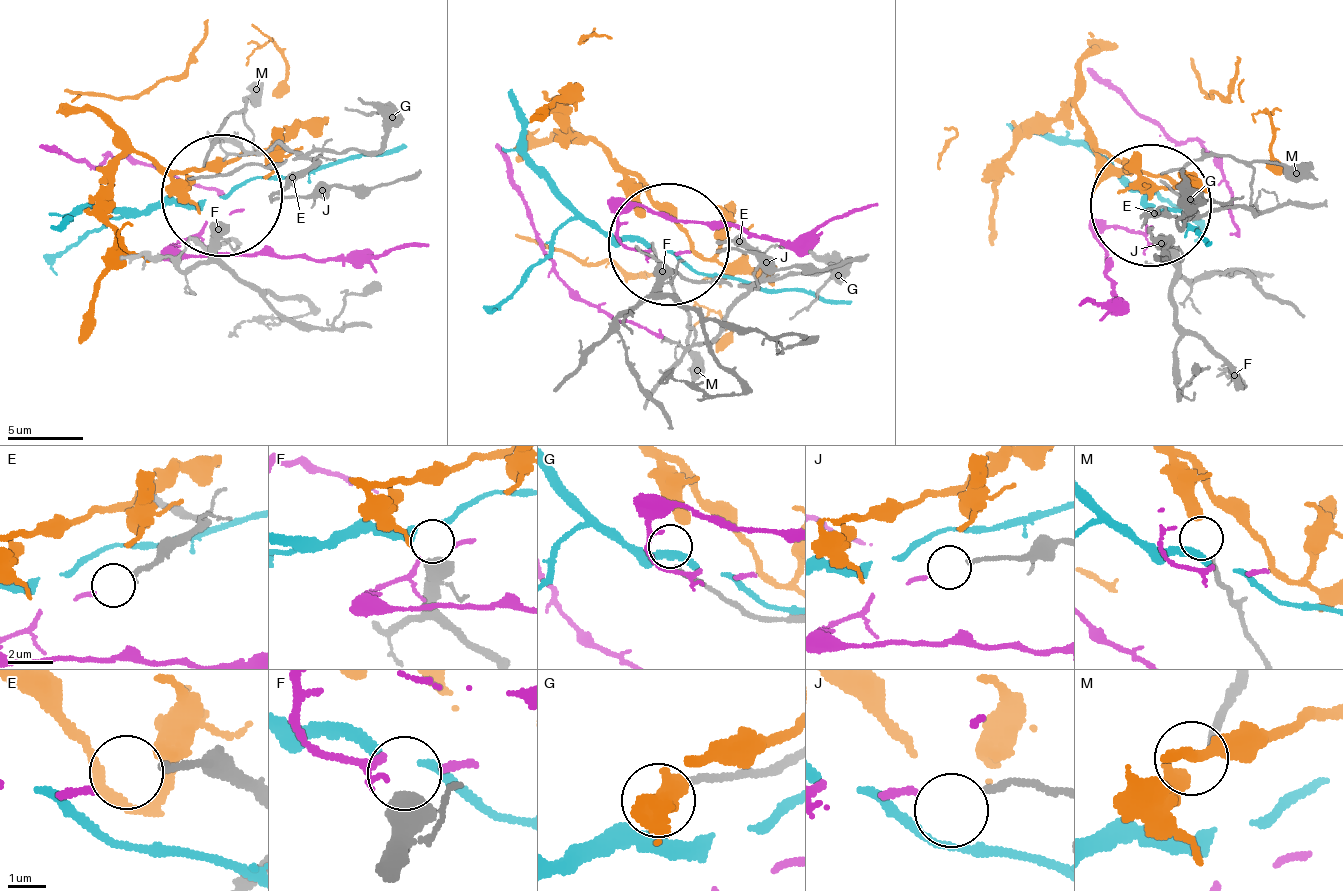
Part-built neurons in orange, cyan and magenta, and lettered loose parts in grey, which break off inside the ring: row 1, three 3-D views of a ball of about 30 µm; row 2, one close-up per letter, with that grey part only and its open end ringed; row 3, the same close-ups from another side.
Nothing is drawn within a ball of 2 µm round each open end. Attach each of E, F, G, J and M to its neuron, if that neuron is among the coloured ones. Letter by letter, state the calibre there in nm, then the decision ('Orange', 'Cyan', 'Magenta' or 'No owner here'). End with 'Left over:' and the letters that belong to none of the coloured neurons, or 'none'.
E: Thickness 180 nm. No owner here
F: Thickness 650 nm. Cyan
G: Thickness 190 nm. No owner here
J: Thickness 170 nm. Magenta
M: Thickness 200 nm. Orange
Left over: E, G

